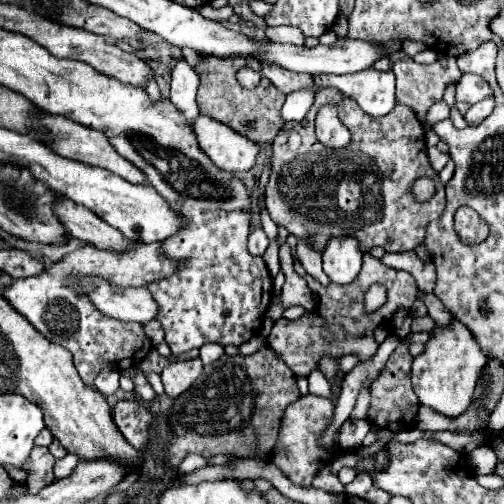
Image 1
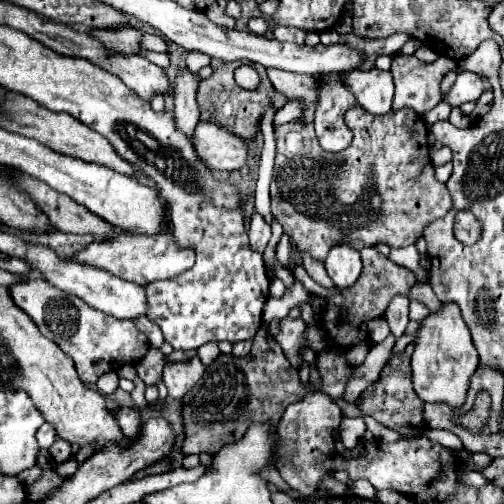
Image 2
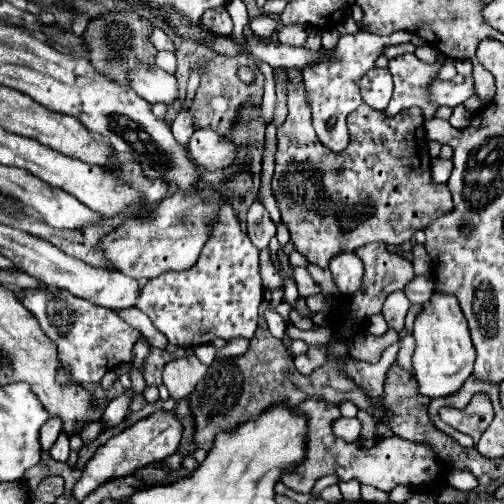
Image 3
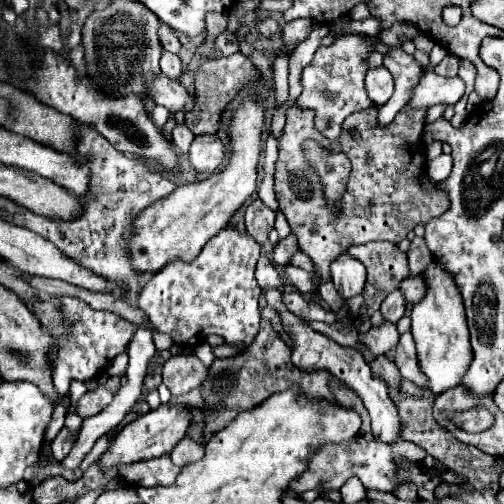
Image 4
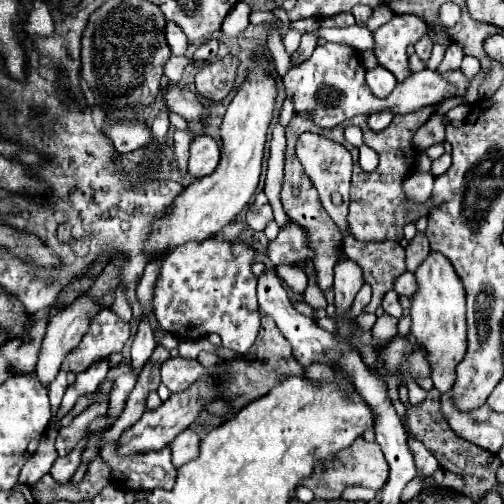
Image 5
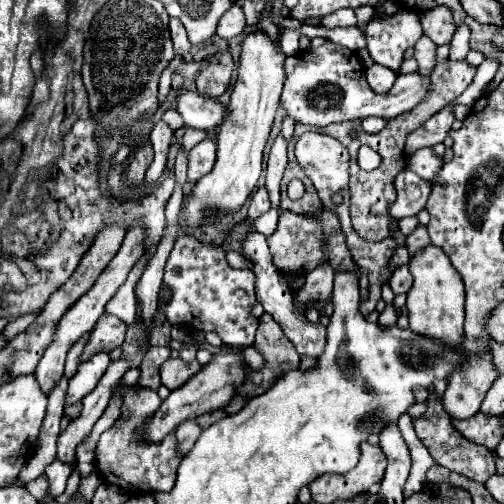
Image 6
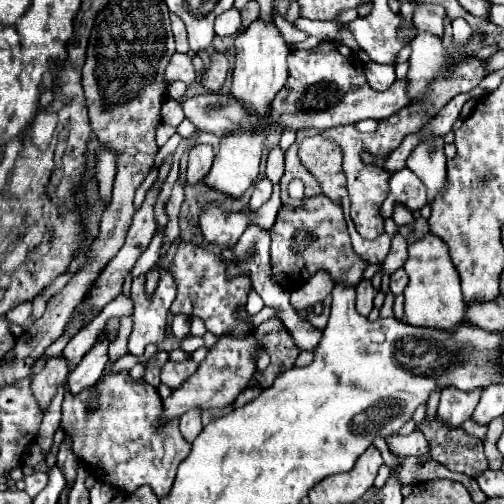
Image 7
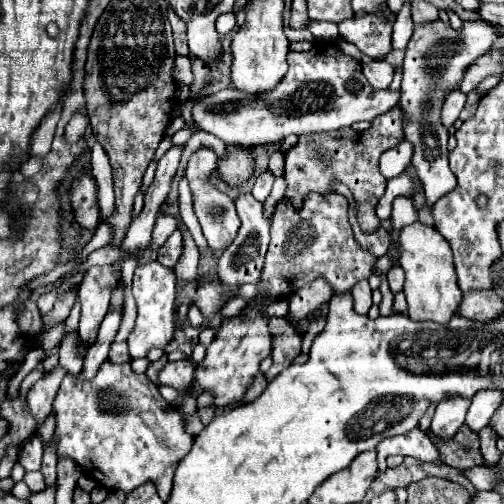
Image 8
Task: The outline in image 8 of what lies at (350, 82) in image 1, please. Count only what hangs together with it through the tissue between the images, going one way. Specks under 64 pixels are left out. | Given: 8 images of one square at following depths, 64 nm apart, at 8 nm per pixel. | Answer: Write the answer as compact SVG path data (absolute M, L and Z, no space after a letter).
M372 62L372 64L366 64L362 68L362 72L368 78L368 82L372 84L372 88L376 88L376 90L388 88L388 84L392 82L392 76L394 76L394 68L388 62Z

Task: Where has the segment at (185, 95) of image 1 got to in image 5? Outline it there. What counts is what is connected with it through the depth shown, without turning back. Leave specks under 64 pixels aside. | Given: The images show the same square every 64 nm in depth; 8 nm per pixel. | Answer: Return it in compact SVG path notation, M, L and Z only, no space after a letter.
M184 130L174 132L174 152L176 152L176 164L178 172L186 174L188 168L188 146L190 146L190 136Z

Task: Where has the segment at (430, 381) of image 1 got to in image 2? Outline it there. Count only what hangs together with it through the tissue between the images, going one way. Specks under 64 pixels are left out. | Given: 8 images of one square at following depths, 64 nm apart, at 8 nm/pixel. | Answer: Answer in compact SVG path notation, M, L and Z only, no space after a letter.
M442 302L440 312L430 312L420 320L412 354L412 382L416 394L426 402L448 402L450 406L462 406L468 390L470 376L478 368L478 352L472 344L466 322L460 316L460 308L454 302Z

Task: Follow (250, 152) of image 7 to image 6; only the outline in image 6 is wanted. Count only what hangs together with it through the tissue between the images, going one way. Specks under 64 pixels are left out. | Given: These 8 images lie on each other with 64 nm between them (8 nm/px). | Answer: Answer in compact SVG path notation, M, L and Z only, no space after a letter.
M260 28L242 40L238 78L230 96L230 116L226 118L226 124L220 126L218 134L216 164L210 174L198 180L186 208L186 224L190 228L204 224L204 214L210 210L238 210L254 192L262 172L262 150L266 138L270 136L272 120L278 110L280 92L286 80L284 60L286 56L282 48Z

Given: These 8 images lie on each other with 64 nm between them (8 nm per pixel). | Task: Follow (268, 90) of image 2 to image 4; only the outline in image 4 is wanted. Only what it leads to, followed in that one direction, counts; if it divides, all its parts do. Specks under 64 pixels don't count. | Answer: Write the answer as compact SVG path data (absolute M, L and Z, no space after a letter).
M240 52L220 60L206 60L196 72L196 106L186 114L186 126L192 130L192 134L216 134L218 118L224 106L232 100L242 84L254 78L258 78L254 64Z

